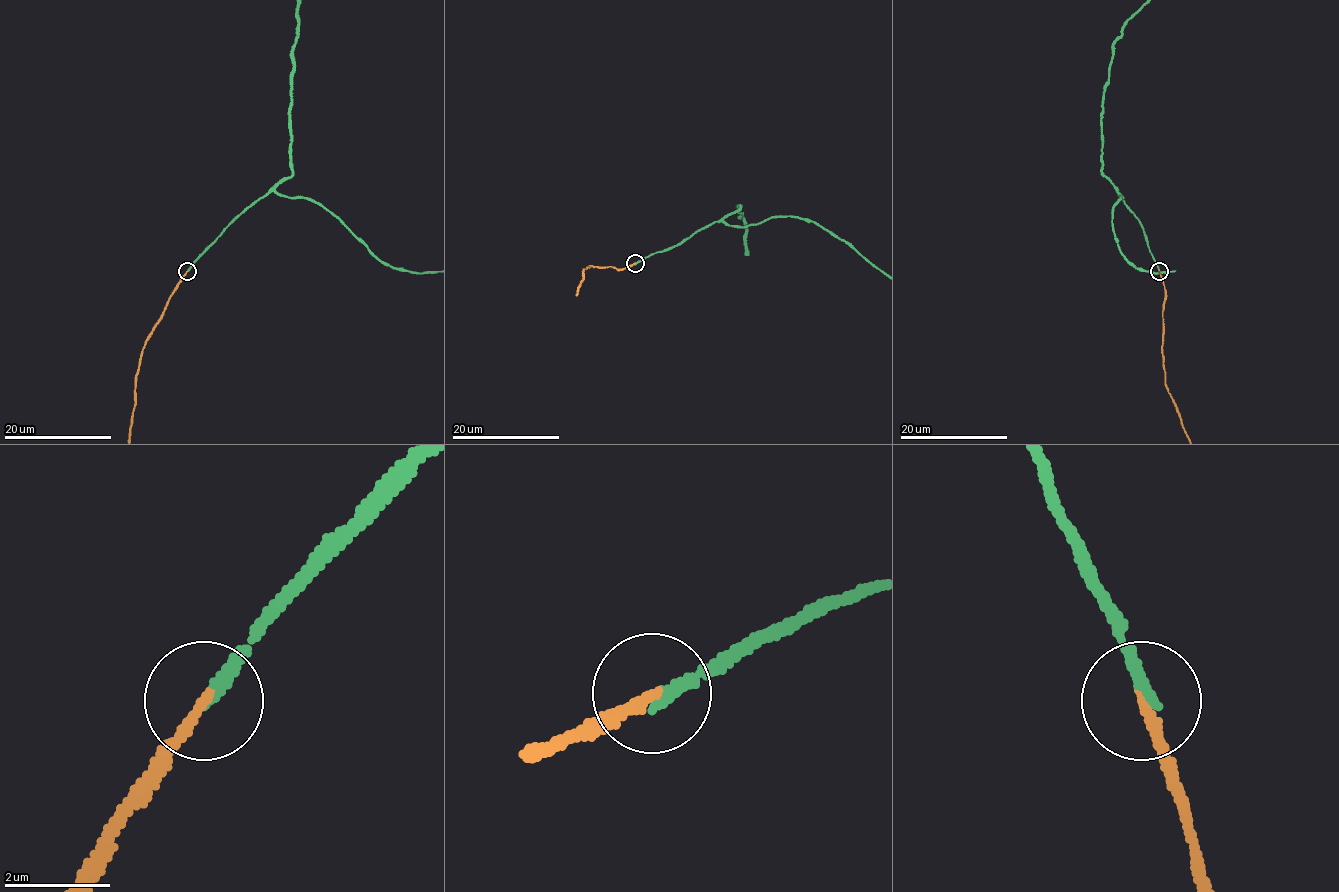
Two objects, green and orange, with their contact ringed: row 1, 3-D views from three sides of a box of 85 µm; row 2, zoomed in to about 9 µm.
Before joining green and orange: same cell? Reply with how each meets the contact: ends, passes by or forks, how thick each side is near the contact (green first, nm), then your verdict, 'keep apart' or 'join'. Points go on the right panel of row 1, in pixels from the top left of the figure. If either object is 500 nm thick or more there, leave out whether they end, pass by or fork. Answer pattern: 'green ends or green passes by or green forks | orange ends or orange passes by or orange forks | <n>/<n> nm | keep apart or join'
green ends | orange ends | 240/200 nm | join

